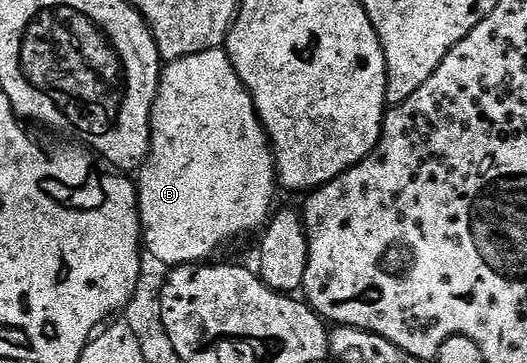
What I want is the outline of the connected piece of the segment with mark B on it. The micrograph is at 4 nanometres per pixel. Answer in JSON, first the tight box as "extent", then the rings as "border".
{"extent":[135,48,279,268],"border":[[[218,48],[192,54],[186,58],[180,58],[168,63],[161,71],[161,83],[155,104],[151,108],[151,124],[153,130],[149,137],[149,156],[141,163],[139,175],[135,185],[137,187],[137,211],[141,213],[141,232],[143,235],[143,246],[146,251],[163,260],[163,264],[170,268],[187,266],[190,264],[201,264],[209,258],[224,242],[237,238],[240,234],[249,234],[252,230],[260,231],[268,223],[273,206],[273,193],[278,193],[279,183],[277,181],[277,162],[273,159],[273,148],[269,144],[269,136],[265,133],[263,124],[257,115],[255,104],[251,100],[251,92],[239,78],[239,72],[231,64],[228,53]]]}

